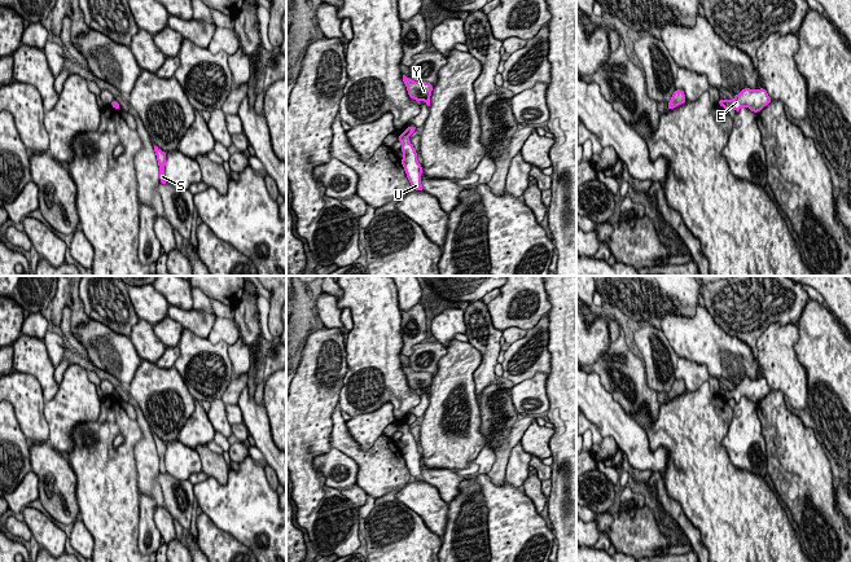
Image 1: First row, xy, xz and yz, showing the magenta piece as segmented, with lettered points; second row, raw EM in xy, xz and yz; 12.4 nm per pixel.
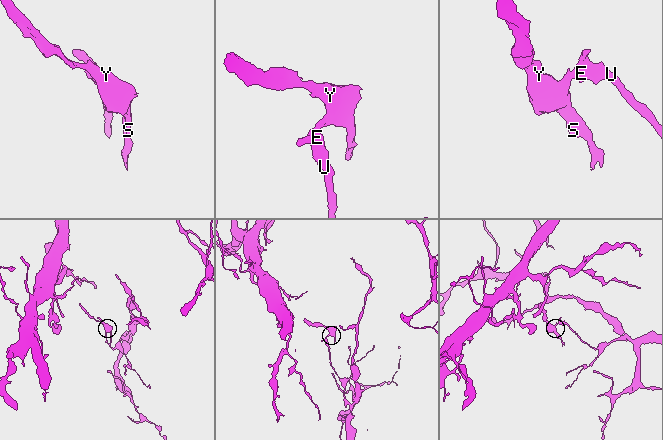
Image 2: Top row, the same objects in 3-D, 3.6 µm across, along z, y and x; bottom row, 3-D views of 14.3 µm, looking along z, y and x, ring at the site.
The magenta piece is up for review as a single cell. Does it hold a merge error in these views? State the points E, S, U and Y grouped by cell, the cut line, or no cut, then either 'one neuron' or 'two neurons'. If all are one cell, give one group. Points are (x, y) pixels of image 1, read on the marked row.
groups E U / S Y; cut yz (726, 101), (723, 106); two neurons

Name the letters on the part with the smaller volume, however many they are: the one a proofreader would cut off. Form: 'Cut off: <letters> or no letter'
Cut off: S, Y

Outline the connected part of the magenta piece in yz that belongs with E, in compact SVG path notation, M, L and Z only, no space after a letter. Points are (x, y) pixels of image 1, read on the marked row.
M745 87L734 98L725 101L725 110L734 109L736 113L741 110L742 106L749 107L753 113L758 114L764 106L767 106L773 100L768 96L766 88L750 89Z

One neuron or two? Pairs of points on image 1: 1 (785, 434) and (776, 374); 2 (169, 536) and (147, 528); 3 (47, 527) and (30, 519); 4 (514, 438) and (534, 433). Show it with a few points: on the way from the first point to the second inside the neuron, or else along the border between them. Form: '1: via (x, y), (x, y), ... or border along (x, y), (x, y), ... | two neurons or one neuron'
1: border along (773, 390), (780, 390), (785, 395) | two neurons
2: border along (156, 505), (154, 525), (162, 538) | two neurons
3: via (43, 527), (34, 519) | one neuron
4: border along (534, 418), (520, 440) | two neurons

